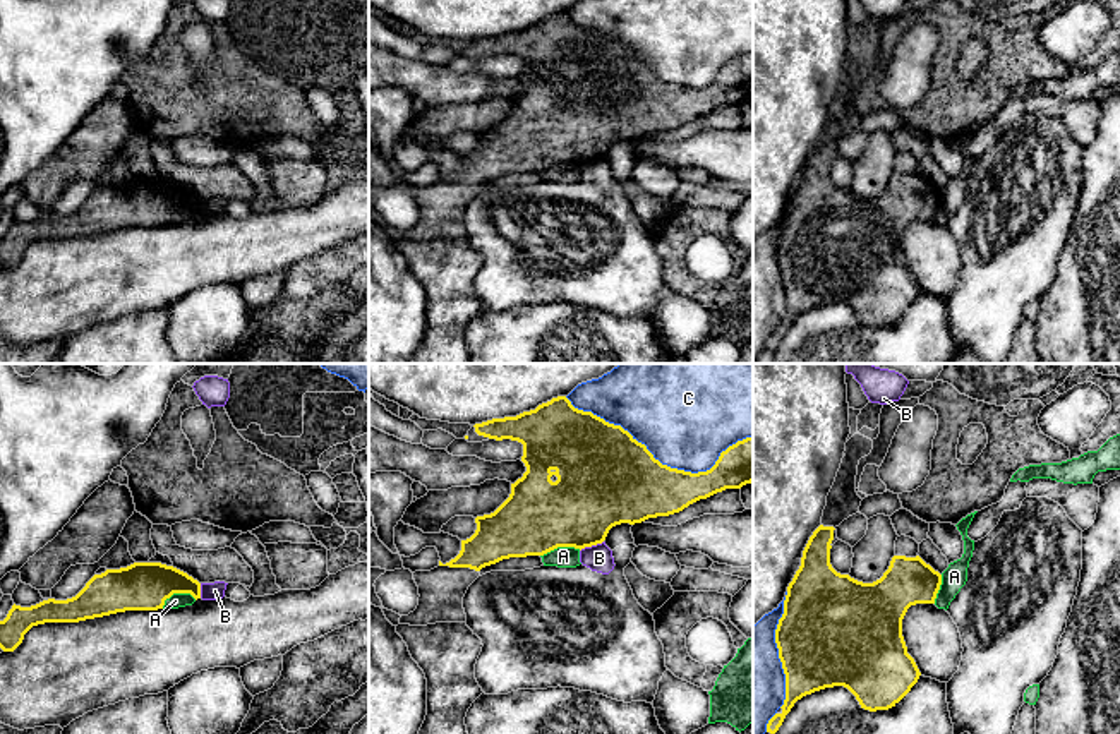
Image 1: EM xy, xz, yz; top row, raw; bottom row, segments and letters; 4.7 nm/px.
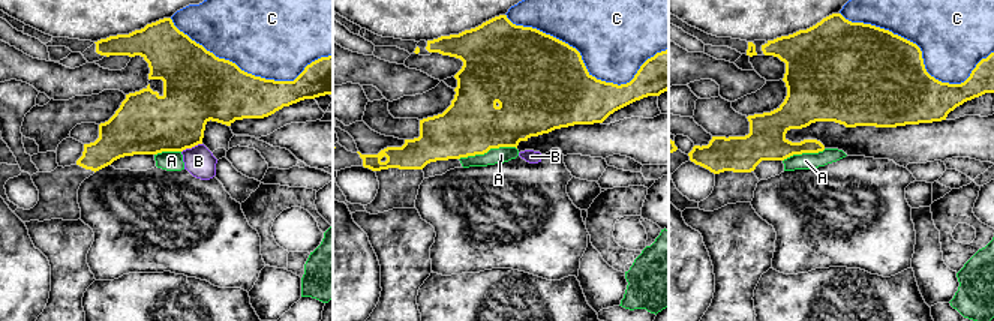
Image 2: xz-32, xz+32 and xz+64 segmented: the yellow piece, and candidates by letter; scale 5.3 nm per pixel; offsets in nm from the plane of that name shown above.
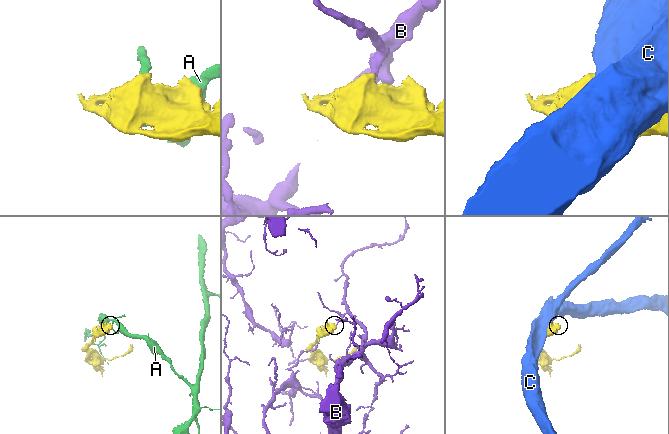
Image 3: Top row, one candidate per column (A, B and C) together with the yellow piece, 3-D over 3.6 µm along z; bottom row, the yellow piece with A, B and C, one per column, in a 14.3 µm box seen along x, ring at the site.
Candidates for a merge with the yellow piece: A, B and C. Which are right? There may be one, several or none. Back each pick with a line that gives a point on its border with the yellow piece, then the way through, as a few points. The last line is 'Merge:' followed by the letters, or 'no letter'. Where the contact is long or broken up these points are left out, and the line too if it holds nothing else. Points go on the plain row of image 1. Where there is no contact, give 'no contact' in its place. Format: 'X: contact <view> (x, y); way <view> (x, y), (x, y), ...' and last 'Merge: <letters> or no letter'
Merge: no letter

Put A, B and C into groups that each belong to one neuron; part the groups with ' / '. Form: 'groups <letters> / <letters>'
groups A / B / C

